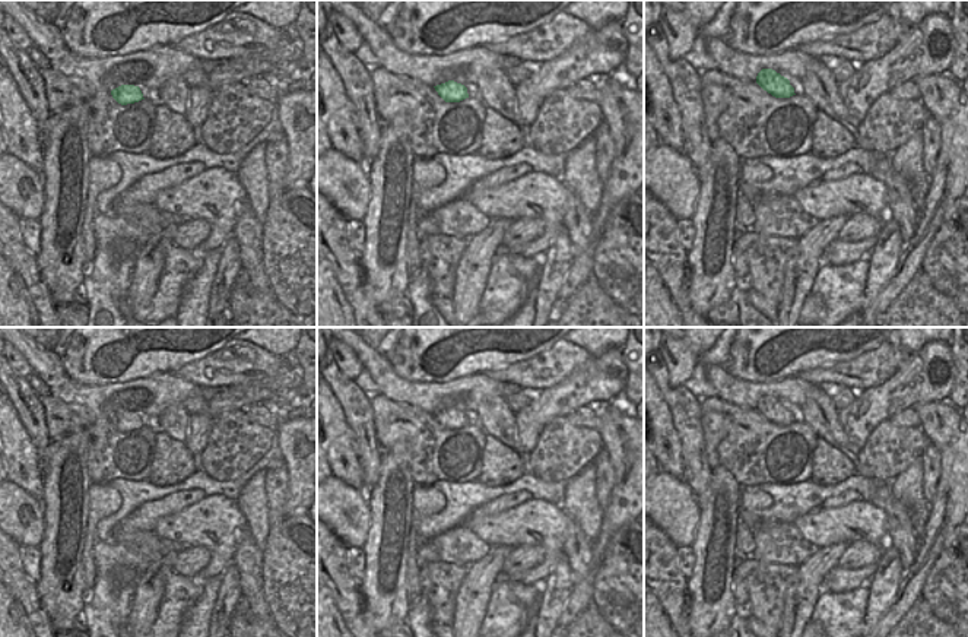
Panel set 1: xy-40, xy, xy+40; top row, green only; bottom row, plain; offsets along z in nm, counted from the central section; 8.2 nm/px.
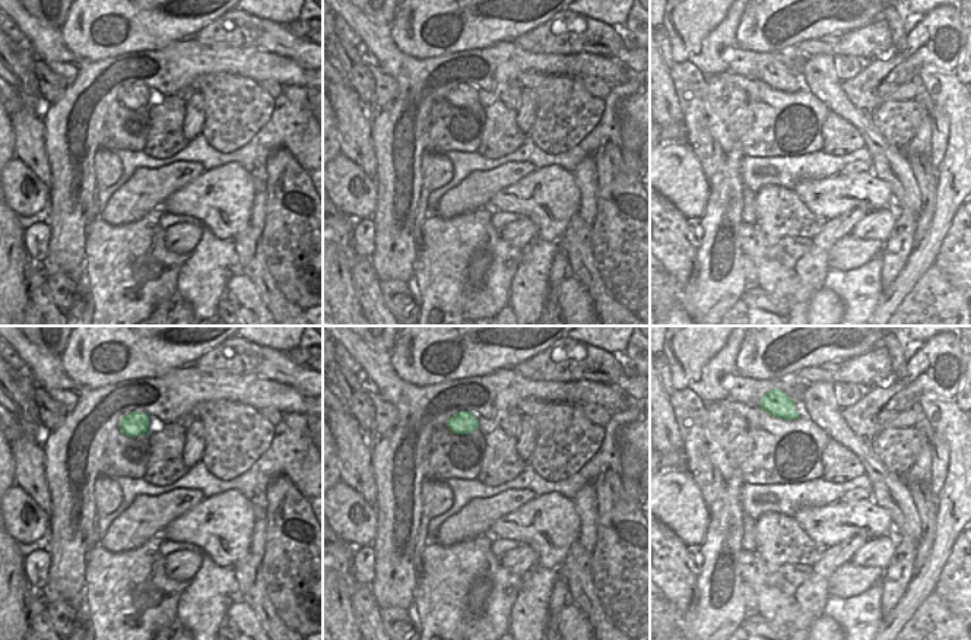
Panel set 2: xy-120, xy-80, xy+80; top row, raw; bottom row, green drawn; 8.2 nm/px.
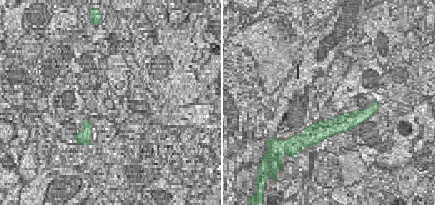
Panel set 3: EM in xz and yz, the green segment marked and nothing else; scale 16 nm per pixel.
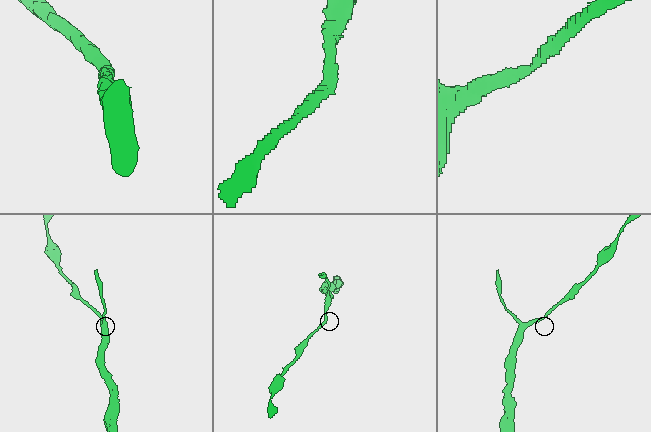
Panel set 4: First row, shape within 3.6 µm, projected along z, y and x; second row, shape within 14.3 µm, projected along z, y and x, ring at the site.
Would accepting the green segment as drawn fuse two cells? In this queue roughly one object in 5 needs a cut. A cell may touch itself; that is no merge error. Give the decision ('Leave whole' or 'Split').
Leave whole.

